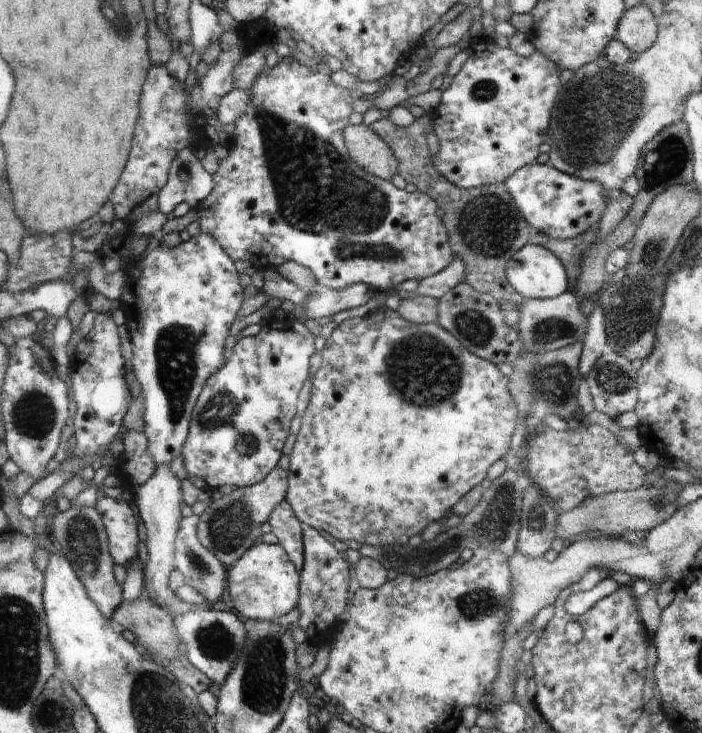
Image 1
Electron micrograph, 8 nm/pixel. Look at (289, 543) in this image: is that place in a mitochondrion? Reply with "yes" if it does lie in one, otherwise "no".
no

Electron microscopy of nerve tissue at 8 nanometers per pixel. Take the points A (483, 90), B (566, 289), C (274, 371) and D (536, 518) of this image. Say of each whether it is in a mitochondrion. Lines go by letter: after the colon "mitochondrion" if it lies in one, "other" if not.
A: mitochondrion
B: other
C: other
D: mitochondrion

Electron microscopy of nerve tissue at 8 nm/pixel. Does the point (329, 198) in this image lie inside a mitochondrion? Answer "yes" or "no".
yes

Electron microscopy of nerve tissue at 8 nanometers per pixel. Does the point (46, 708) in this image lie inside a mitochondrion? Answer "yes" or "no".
yes

